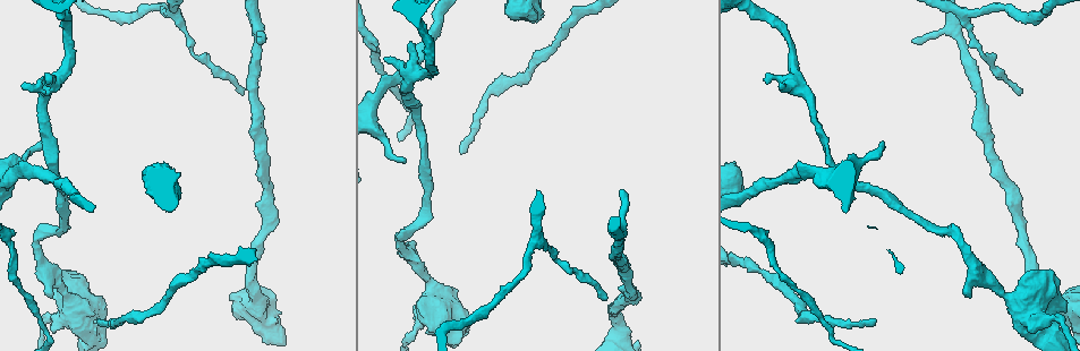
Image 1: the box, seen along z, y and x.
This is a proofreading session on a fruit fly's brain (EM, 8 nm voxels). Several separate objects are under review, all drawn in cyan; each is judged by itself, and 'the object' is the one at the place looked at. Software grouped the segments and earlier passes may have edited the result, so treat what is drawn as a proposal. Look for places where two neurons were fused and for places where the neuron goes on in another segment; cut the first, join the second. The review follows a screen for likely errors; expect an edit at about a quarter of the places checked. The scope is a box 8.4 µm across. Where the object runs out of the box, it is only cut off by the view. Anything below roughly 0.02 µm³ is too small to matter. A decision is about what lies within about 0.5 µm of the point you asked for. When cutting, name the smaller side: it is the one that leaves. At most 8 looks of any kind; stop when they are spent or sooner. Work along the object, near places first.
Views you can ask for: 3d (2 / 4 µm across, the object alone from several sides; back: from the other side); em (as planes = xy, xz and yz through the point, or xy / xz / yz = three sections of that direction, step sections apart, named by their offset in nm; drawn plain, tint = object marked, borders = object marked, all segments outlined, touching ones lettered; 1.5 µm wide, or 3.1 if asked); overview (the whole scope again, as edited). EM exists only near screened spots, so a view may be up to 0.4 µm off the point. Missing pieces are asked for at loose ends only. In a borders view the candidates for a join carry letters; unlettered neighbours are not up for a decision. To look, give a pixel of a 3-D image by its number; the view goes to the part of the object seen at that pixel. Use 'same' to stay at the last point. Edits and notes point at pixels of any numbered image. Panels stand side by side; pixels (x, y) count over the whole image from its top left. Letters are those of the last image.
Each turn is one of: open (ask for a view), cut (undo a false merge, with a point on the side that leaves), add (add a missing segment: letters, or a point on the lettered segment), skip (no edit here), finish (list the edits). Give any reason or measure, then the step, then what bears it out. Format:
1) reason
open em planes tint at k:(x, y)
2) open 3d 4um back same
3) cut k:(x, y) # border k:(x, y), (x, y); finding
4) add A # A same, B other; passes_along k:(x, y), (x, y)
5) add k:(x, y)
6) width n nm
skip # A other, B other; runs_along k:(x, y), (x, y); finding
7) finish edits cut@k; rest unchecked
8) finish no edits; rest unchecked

open 3d 2um at 1:(550, 256)

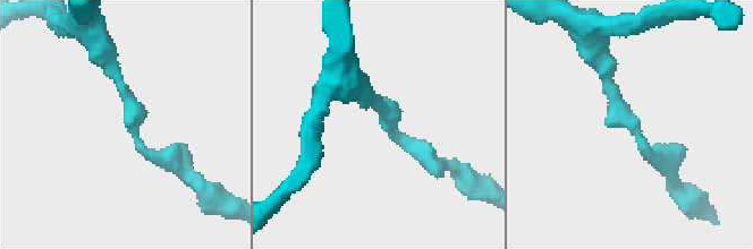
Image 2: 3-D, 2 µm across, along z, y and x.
arm_widths 170, 220 nm; need the tissue
open em planes tint at 2:(637, 135)

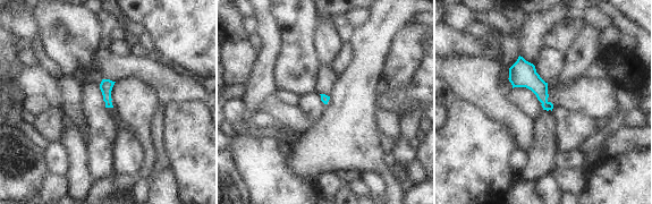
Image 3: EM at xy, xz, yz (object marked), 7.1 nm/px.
see the neighbours
open em planes borders same

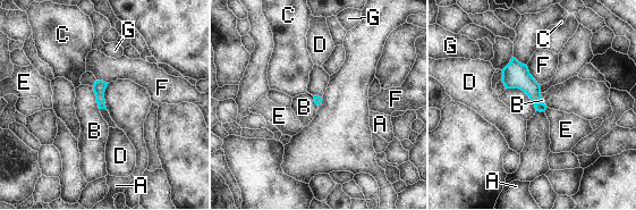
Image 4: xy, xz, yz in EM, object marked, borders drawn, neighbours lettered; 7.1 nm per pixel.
width 60 nm
skip # A other, B other, C other, D other, E other, F other, G other; border 4:(92, 86), (99, 109); continuous, no second neuron

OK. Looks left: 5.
an open end
open em planes tint at 1:(21, 85)

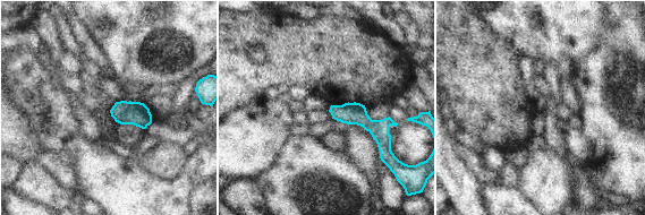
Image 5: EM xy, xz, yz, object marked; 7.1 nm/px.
see the neighbours
open em planes borders same

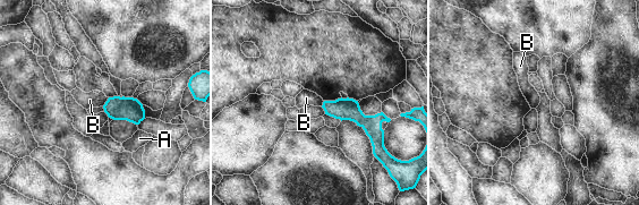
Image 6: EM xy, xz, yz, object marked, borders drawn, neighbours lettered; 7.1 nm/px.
longest_contact B 80 nm
skip # A other, B other; runs_along 6:(325, 104), (349, 109), (377, 139); no lettered segment goes on from it

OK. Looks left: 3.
thin end
open 3d 4um at 1:(876, 319)

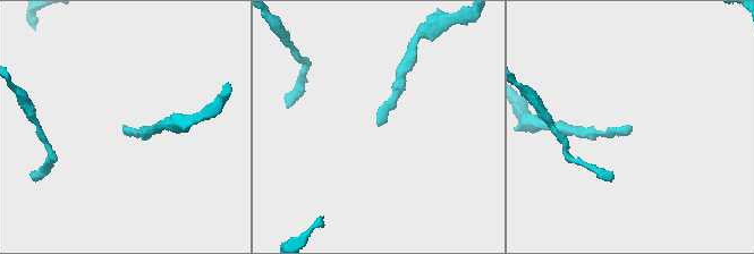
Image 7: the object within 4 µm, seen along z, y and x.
open em planes plain at 7:(630, 128)

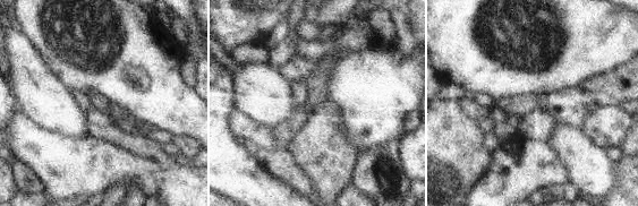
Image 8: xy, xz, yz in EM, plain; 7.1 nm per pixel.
what lies round it
open em planes borders same

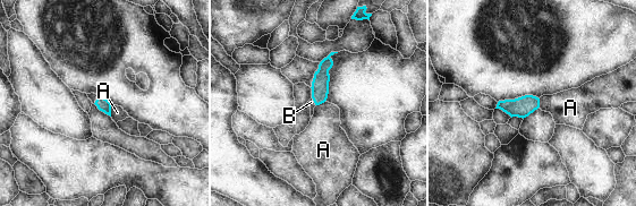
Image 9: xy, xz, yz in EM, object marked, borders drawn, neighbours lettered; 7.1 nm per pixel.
add B # A other, B same; passes_along 9:(320, 85), (314, 102), (311, 102); it goes on there

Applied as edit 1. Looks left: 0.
finish edits add@9; rest unchecked

